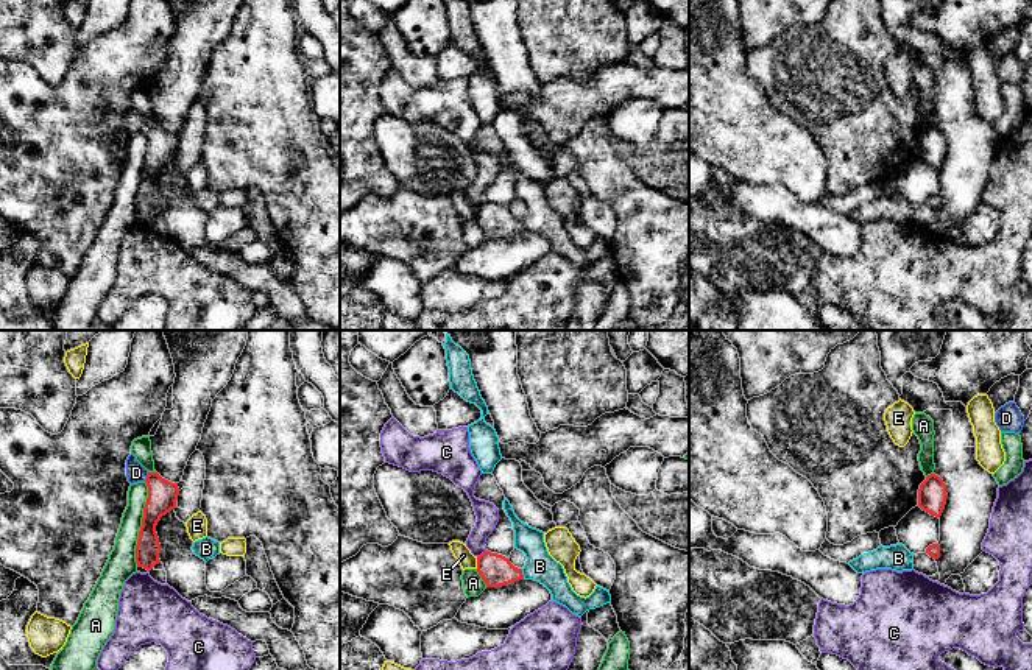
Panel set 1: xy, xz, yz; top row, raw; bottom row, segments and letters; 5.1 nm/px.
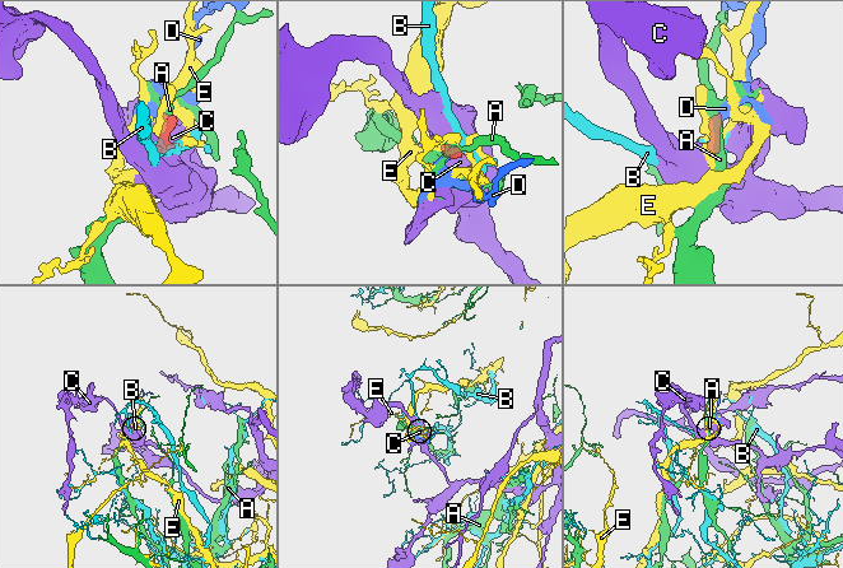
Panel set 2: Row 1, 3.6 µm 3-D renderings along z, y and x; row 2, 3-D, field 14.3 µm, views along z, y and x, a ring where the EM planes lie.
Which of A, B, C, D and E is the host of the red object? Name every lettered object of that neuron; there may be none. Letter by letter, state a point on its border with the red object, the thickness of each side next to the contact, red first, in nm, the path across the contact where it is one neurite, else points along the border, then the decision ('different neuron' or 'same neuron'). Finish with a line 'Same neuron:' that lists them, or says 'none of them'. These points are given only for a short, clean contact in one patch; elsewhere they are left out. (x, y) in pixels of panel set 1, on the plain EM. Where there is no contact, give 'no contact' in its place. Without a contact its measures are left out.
A: xy (142, 175) | 160/150 nm | different neuron
B: xz (521, 225) | 170/160 nm | across xz (496, 222), (521, 225), (540, 217) | same neuron
C: xz (482, 204) | 170/110 nm | along xz (487, 201), (477, 208) | different neuron
D: xy (147, 128) | 160/100 nm | across xy (162, 145), (147, 128), (136, 123) | same neuron
E: xz (477, 214) | 170/90 nm | along xz (476, 208), (477, 218) | different neuron
Same neuron: B, D

